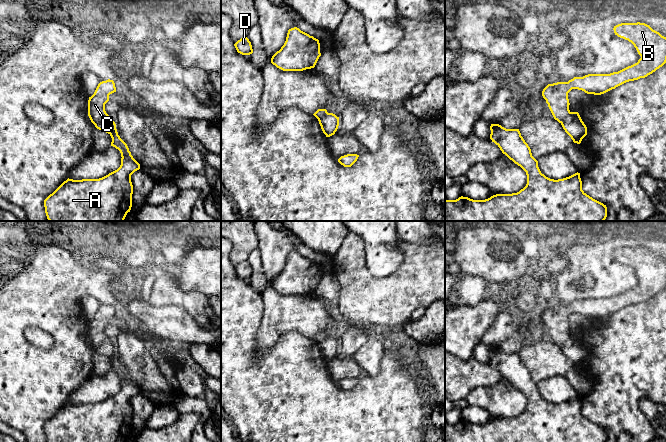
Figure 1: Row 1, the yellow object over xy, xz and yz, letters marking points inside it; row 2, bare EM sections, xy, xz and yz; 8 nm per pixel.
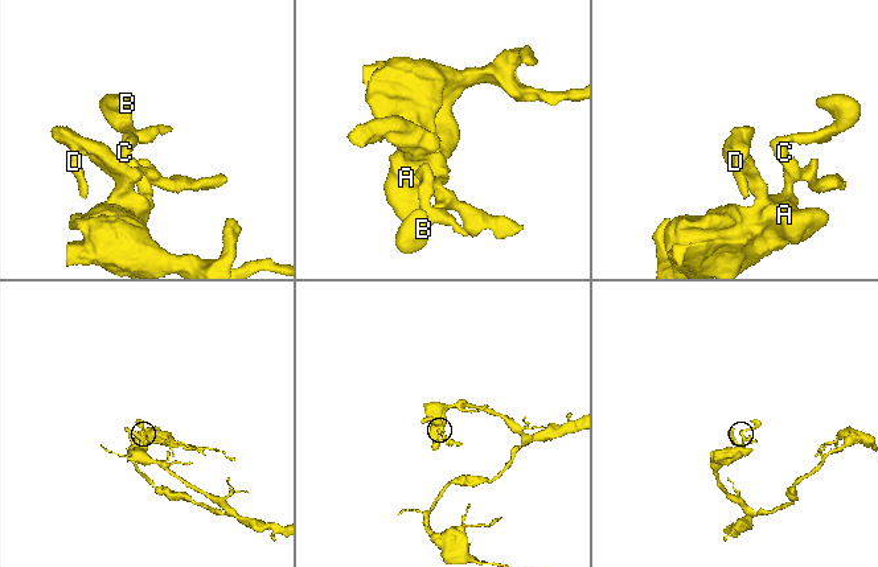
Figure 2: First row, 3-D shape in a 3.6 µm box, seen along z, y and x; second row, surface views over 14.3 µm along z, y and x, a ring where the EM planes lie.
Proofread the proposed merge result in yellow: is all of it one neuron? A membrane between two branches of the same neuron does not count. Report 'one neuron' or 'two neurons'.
two neurons

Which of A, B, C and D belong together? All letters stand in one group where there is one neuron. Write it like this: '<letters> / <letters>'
A D / B C

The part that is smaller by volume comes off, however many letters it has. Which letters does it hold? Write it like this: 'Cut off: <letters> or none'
Cut off: B, C

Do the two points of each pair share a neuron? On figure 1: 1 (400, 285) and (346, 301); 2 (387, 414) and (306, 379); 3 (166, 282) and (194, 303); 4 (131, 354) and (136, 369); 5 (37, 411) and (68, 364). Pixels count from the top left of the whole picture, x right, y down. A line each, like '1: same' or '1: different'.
1: same
2: same
3: same
4: same
5: same

